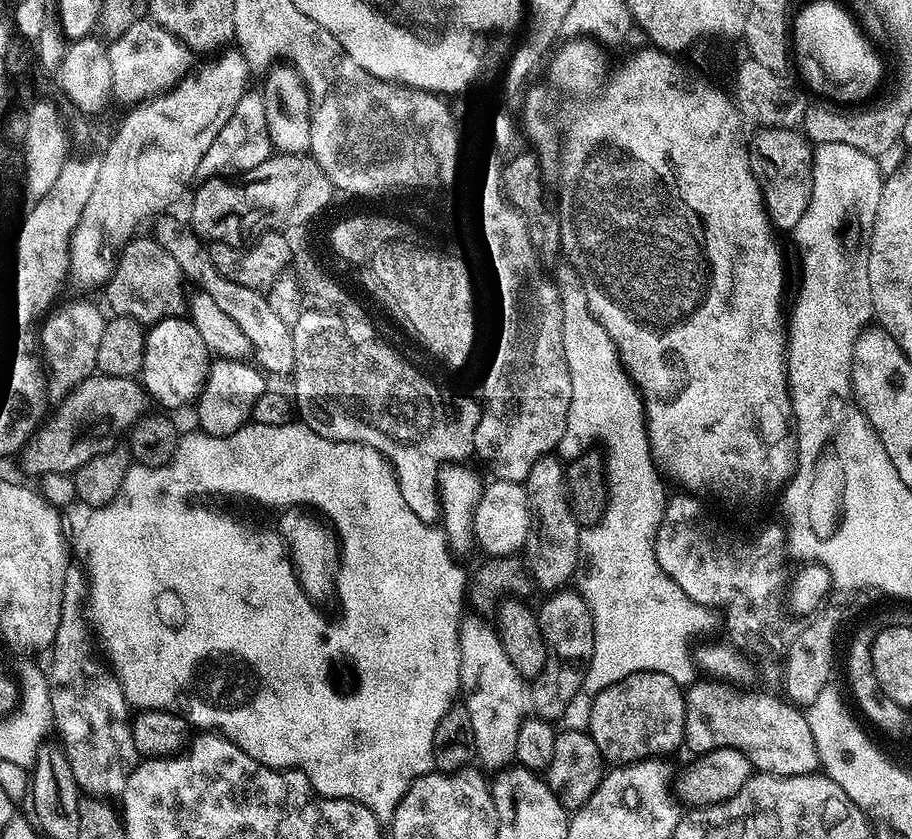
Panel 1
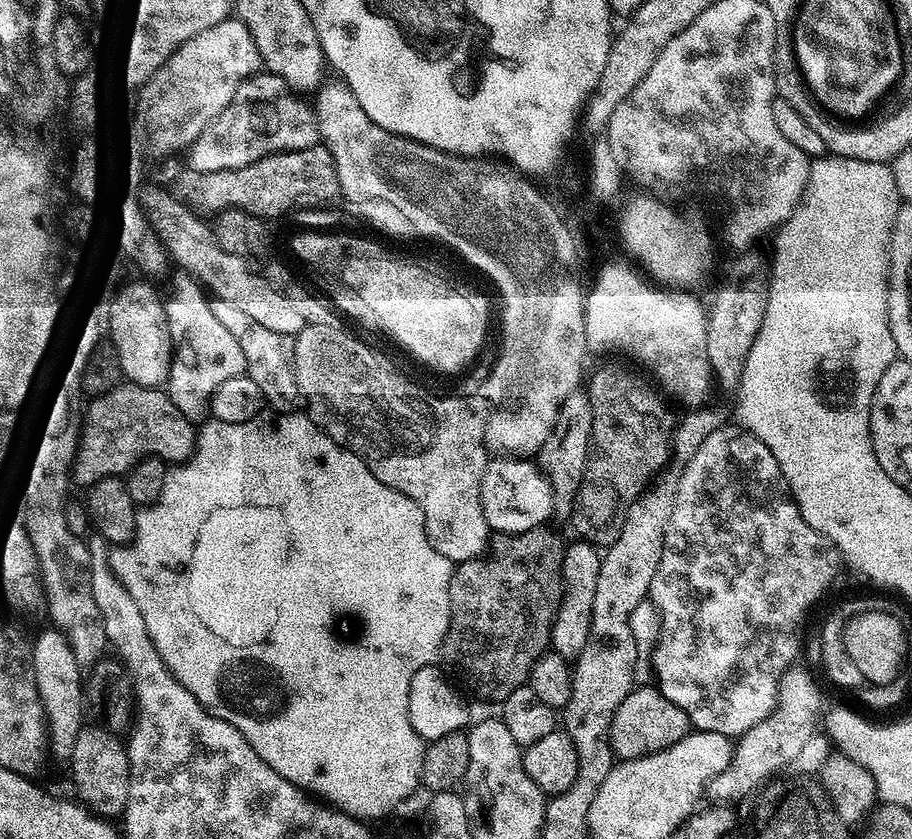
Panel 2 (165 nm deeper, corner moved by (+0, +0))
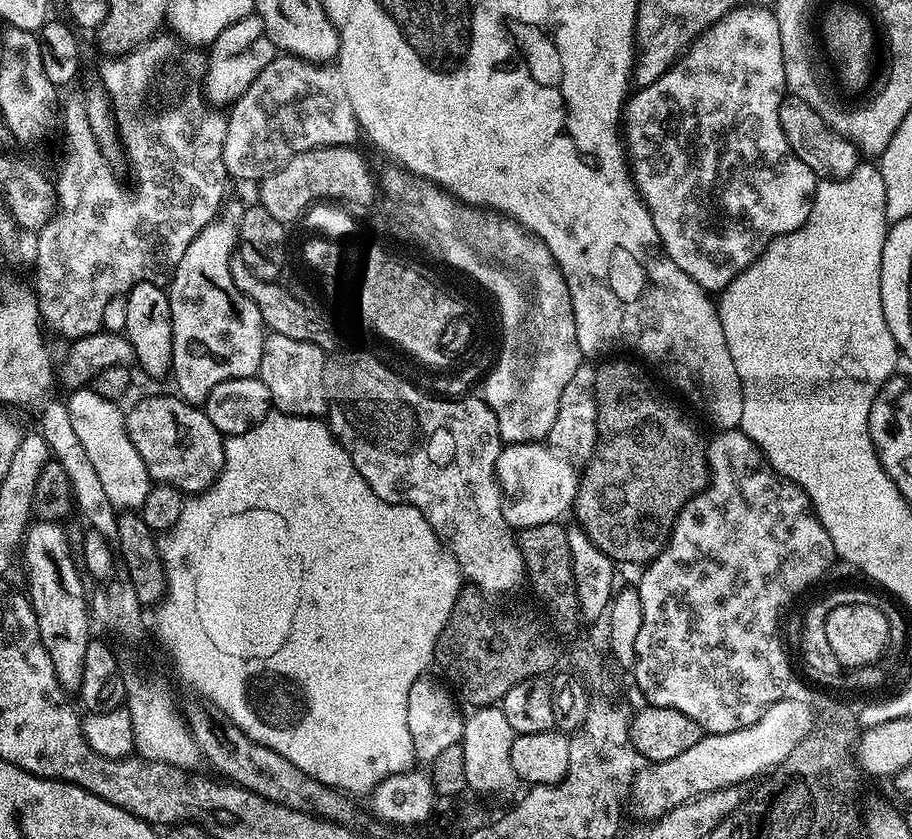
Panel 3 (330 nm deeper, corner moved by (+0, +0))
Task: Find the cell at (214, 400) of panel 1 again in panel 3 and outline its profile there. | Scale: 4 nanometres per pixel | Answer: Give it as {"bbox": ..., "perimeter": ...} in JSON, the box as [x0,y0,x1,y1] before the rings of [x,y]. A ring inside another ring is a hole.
{"bbox":[166,218,266,406],"perimeter":[[[215,218],[203,228],[194,240],[186,246],[186,252],[182,254],[182,258],[178,262],[178,266],[174,269],[171,277],[166,285],[168,294],[168,310],[169,318],[172,320],[172,370],[170,373],[171,379],[176,379],[175,391],[179,393],[183,399],[187,400],[189,404],[197,406],[203,405],[205,398],[210,394],[210,390],[214,390],[214,386],[218,386],[227,380],[237,380],[238,378],[246,378],[247,376],[255,377],[260,370],[260,363],[262,362],[262,350],[264,349],[264,338],[266,335],[266,327],[263,322],[262,314],[254,301],[247,297],[234,284],[231,278],[231,260],[234,253],[237,251],[236,246],[236,226],[237,221],[222,220],[222,218]]]}

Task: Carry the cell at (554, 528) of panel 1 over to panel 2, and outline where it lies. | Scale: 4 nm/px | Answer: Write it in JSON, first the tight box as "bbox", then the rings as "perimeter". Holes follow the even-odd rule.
{"bbox":[538,390,592,517],"perimeter":[[[577,390],[562,402],[558,410],[558,418],[554,422],[554,430],[550,430],[550,438],[541,446],[538,453],[538,467],[552,488],[552,511],[558,517],[571,517],[574,512],[576,495],[584,477],[584,466],[590,455],[592,443],[592,411],[587,395]]]}

